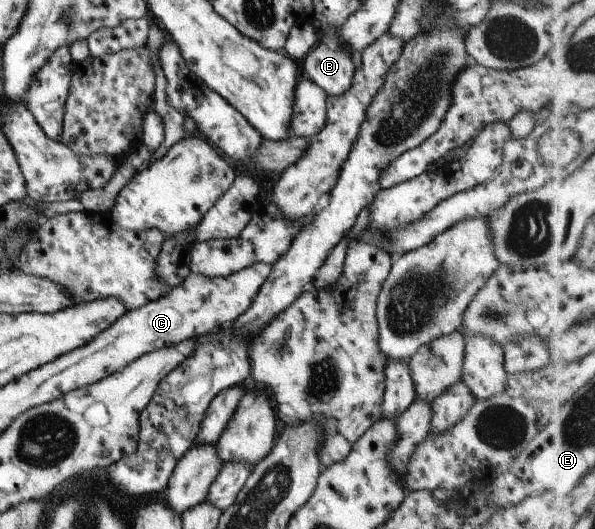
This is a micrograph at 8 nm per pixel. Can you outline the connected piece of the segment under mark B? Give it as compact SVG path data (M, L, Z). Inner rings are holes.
M323 30L319 43L305 57L303 69L328 97L339 98L349 92L356 71L351 52L345 50L338 41L338 30Z

